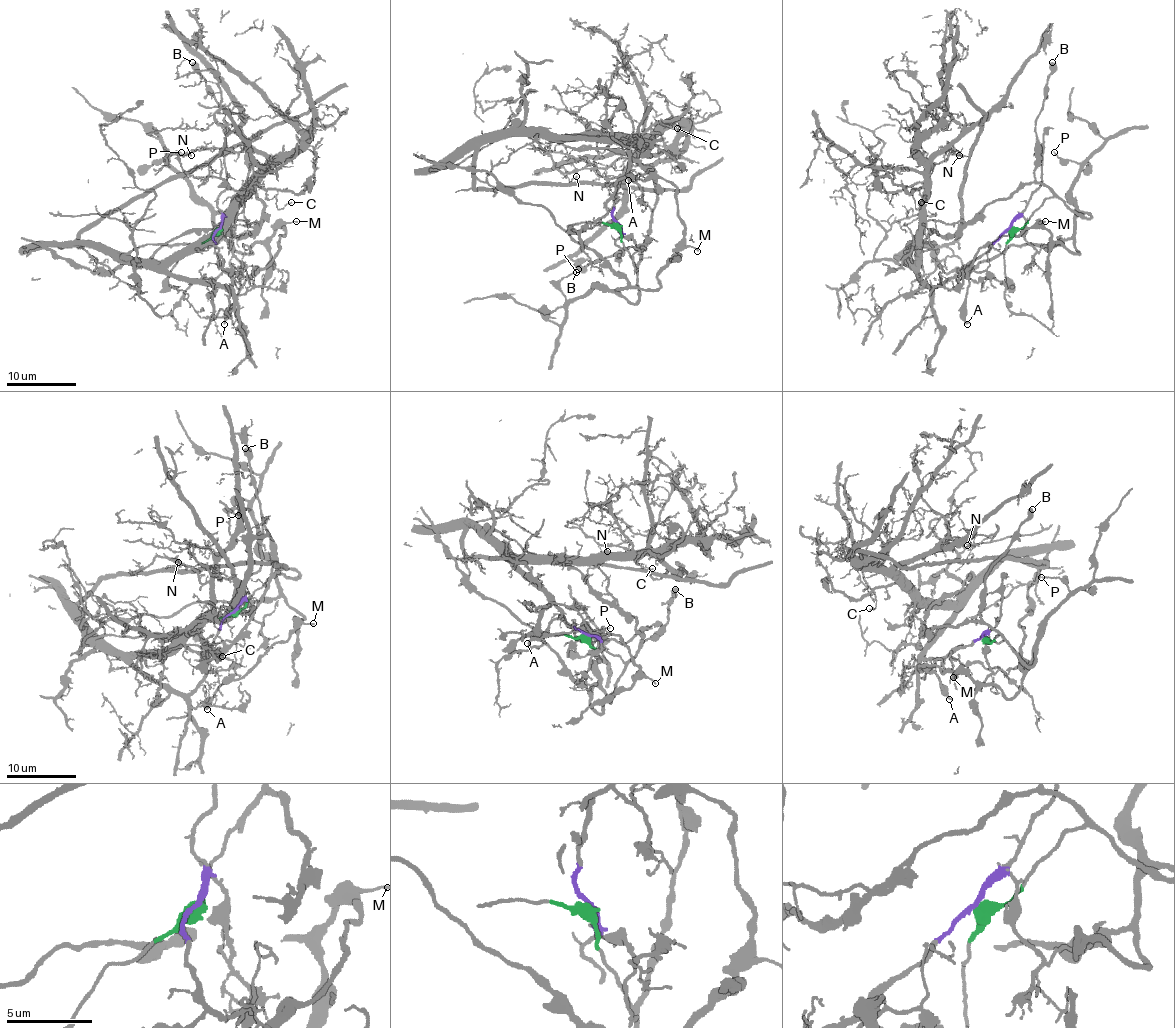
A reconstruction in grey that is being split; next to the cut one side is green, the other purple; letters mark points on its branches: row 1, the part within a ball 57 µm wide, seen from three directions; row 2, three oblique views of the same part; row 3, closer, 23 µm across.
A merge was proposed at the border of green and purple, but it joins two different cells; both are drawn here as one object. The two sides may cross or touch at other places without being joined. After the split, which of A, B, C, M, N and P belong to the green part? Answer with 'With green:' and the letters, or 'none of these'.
With green: A, B, M, P

